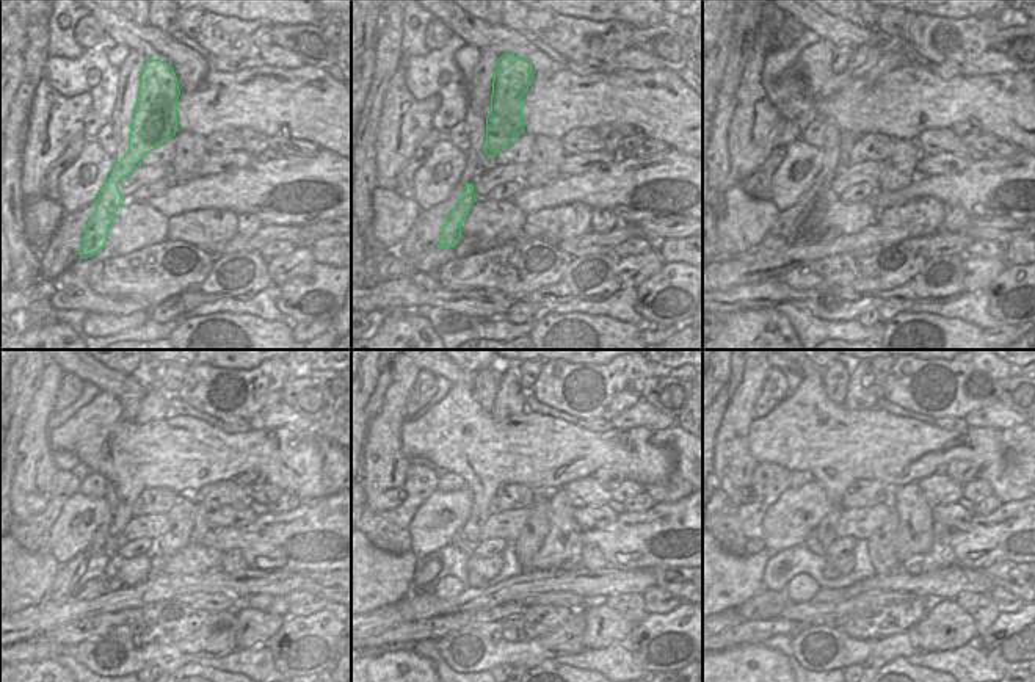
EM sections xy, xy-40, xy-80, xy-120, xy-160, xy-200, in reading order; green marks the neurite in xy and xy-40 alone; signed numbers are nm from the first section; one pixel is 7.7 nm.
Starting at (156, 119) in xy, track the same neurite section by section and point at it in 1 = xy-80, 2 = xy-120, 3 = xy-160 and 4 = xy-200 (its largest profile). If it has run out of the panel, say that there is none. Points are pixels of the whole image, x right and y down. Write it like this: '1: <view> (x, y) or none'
1: xy-80 (867, 61)
2: xy-120 (156, 403)
3: xy-160 (510, 400)
4: xy-200 (863, 394)

